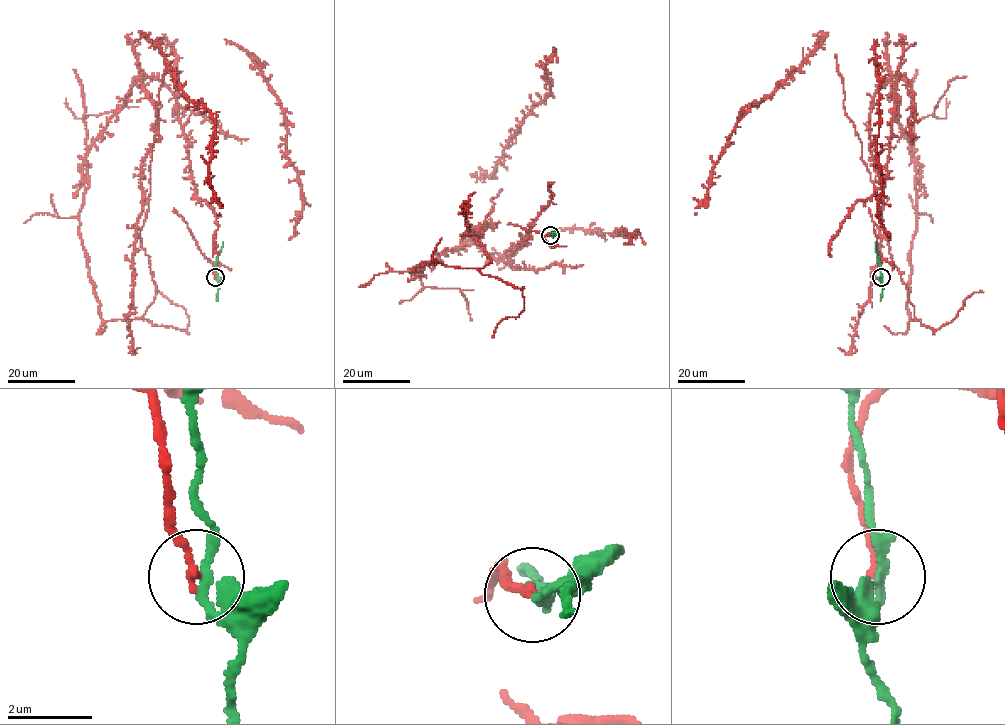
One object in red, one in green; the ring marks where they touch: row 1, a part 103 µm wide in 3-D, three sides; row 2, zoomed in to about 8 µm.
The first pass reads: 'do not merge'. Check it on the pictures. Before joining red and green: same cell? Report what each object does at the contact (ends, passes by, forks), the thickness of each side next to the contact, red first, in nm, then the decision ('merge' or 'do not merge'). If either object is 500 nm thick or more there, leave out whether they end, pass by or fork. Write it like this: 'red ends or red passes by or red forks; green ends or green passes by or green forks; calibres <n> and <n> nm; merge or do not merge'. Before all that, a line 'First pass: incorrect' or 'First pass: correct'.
First pass: correct
red ends; green passes by; calibres 180 and 240 nm; do not merge

